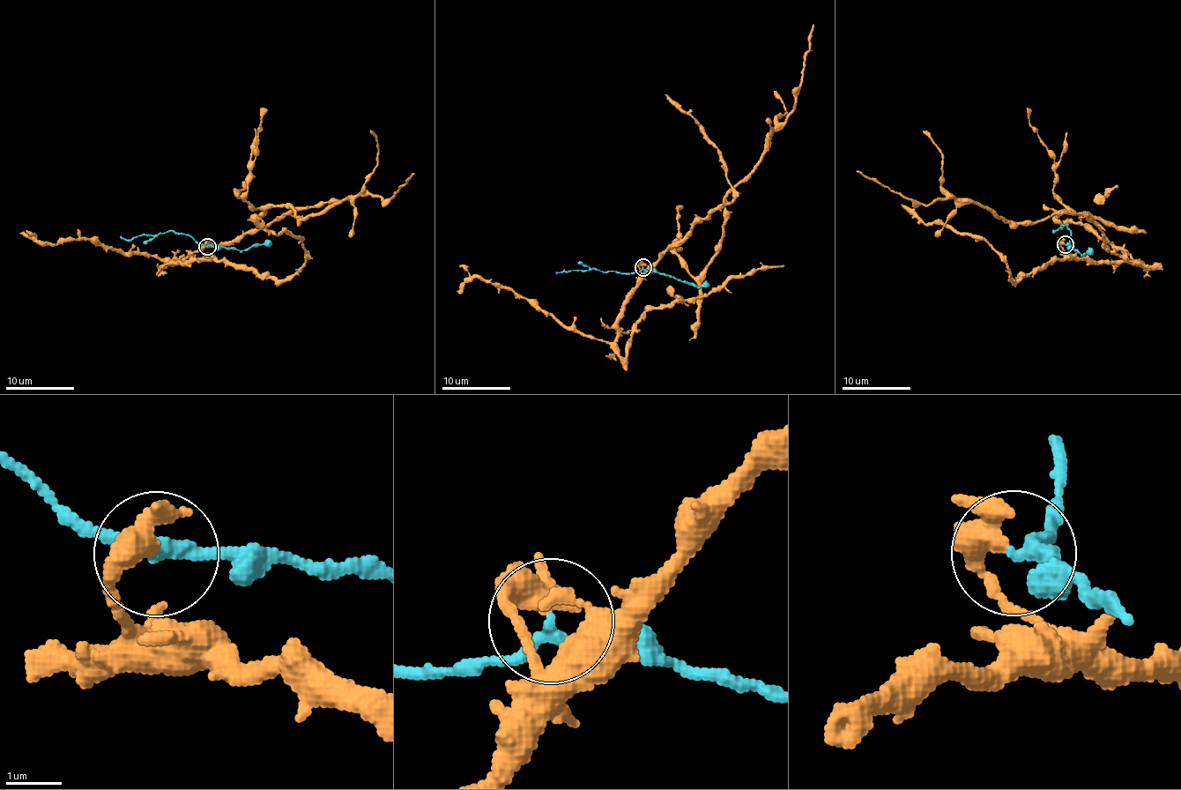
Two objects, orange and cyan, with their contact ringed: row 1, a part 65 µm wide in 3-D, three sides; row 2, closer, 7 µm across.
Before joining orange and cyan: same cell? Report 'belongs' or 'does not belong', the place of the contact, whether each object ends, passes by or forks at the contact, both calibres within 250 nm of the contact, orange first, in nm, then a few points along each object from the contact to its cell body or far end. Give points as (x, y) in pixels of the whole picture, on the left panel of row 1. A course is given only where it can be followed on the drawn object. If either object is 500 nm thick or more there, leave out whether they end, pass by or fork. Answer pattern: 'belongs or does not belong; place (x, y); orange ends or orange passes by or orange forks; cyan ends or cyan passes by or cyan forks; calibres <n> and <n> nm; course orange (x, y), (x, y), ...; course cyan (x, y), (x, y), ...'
does not belong; place (207, 246); orange passes by; cyan passes by; calibres 380 and 240 nm; course orange (207, 246), (174, 260), (240, 240), (271, 207), (299, 220), (369, 194), (384, 203), (413, 173); course cyan (206, 246), (189, 235), (170, 231), (159, 234), (138, 234), (129, 240), (120, 236)

